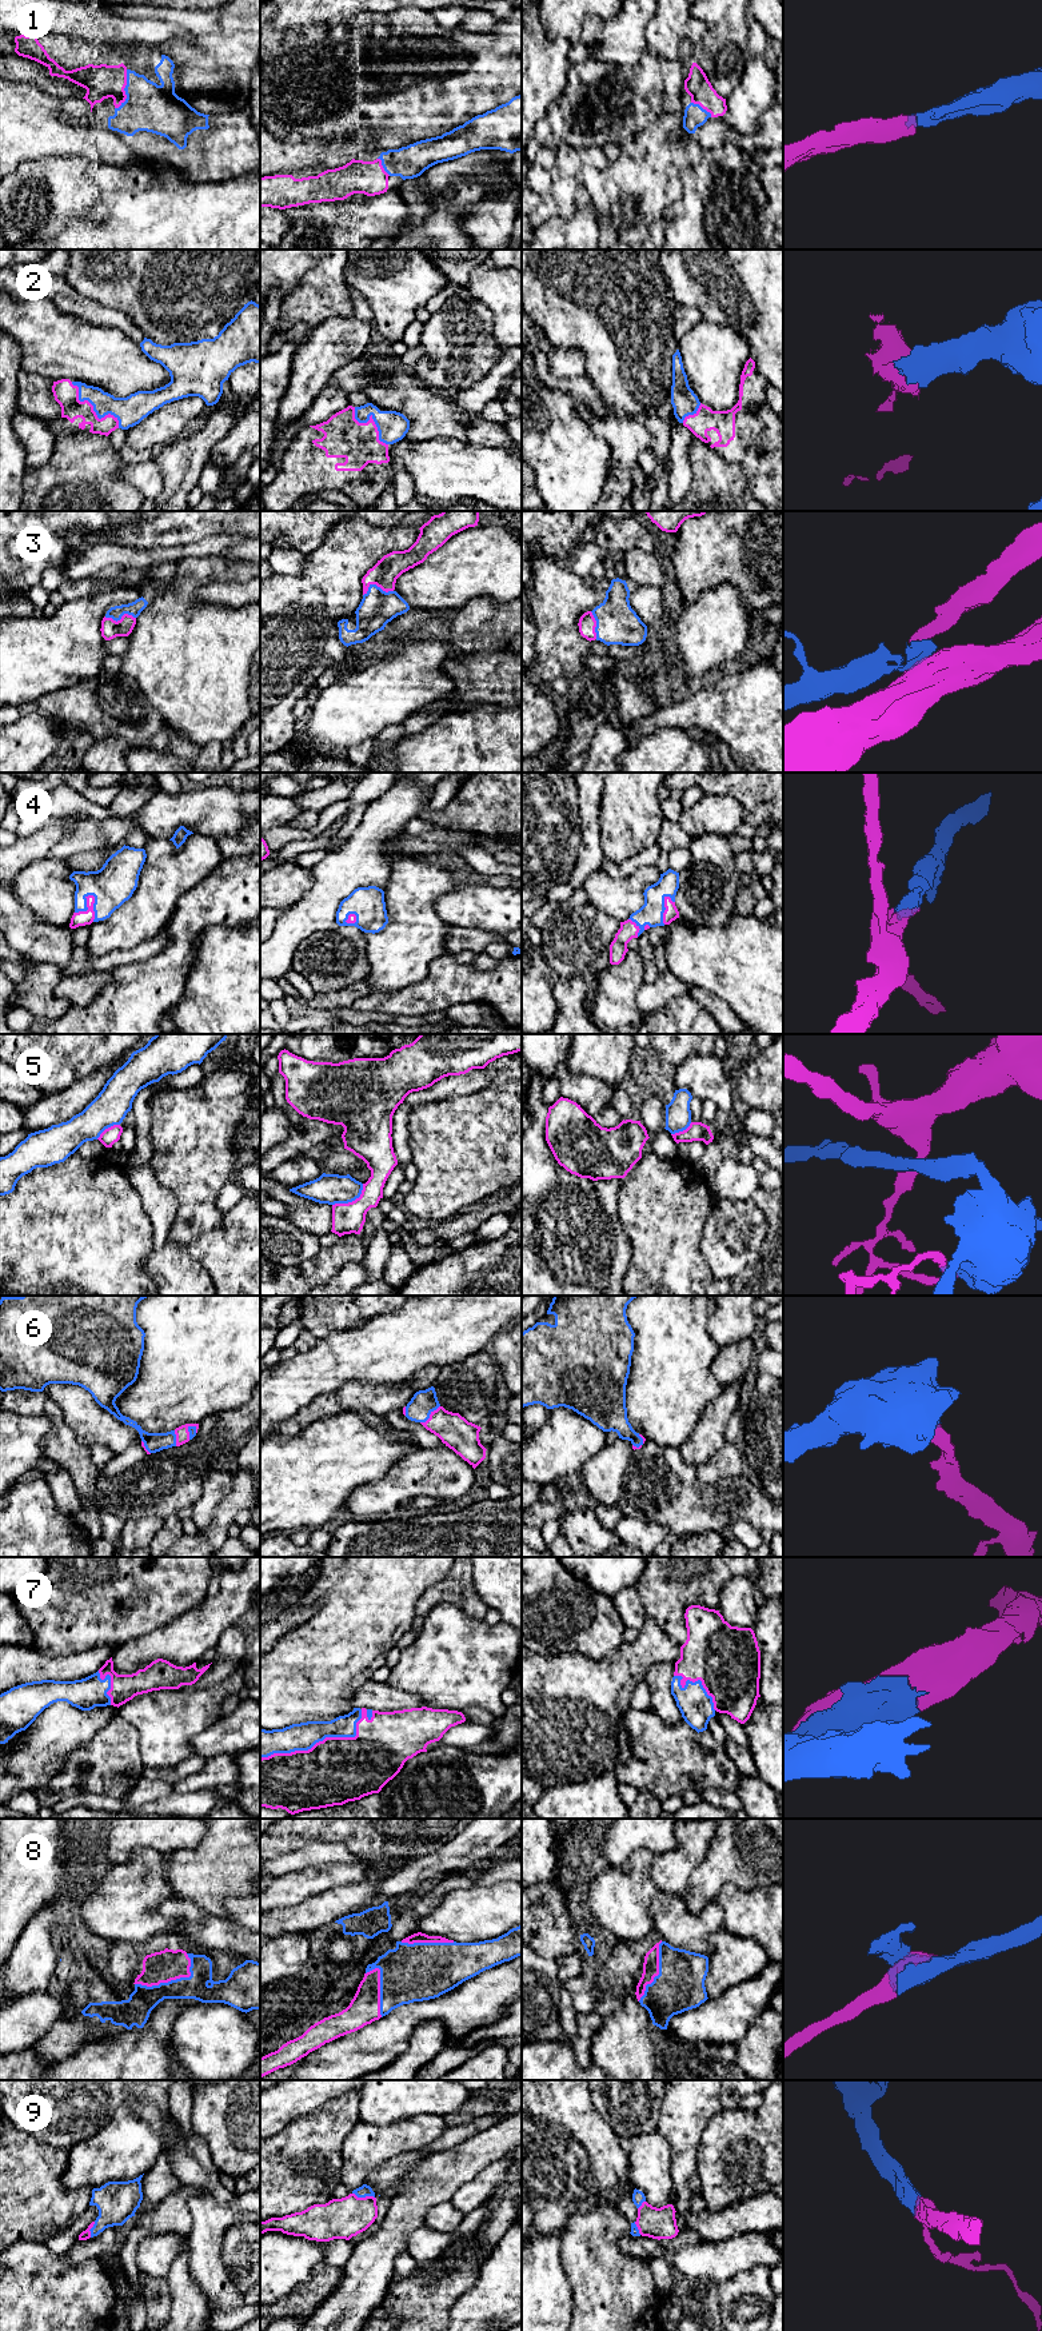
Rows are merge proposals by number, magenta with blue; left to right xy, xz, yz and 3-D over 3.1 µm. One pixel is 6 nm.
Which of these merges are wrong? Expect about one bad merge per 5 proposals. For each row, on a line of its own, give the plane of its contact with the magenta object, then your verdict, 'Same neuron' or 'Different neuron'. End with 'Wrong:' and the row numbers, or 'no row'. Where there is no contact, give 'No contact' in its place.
1: Touches magenta in xy. Same neuron
2: Touches magenta in xy. Same neuron
3: Touches magenta in xz. Same neuron
4: Touches magenta in xy. Same neuron
5: Touches magenta in xz. Different neuron
6: Touches magenta in xz. Same neuron
7: Touches magenta in xz. Same neuron
8: Touches magenta in xy. Same neuron
9: Touches magenta in xz. Same neuron
Wrong: 5

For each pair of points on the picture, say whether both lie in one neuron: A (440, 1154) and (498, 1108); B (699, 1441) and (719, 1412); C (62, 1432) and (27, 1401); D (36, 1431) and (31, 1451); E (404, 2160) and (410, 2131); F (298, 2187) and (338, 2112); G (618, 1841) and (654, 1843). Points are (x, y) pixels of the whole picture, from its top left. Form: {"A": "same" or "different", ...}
{"A": "same", "B": "same", "C": "same", "D": "same", "E": "different", "F": "same", "G": "same"}

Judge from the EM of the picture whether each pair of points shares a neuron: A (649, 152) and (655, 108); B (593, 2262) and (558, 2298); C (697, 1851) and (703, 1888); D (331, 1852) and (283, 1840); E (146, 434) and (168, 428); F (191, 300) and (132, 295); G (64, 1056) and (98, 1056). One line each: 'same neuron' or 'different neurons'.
A: different neurons
B: different neurons
C: different neurons
D: different neurons
E: same neuron
F: same neuron
G: same neuron

